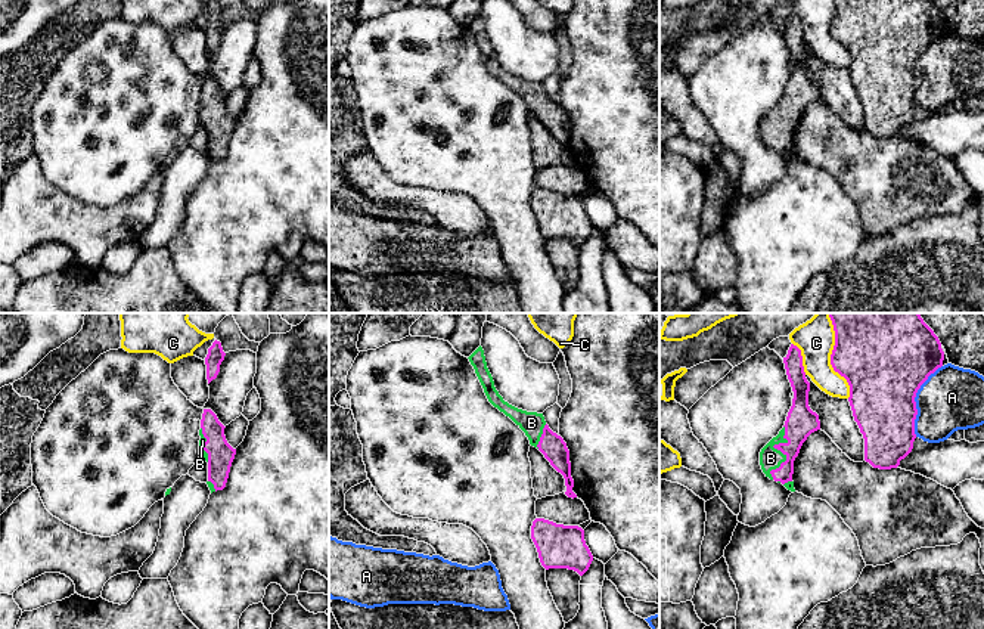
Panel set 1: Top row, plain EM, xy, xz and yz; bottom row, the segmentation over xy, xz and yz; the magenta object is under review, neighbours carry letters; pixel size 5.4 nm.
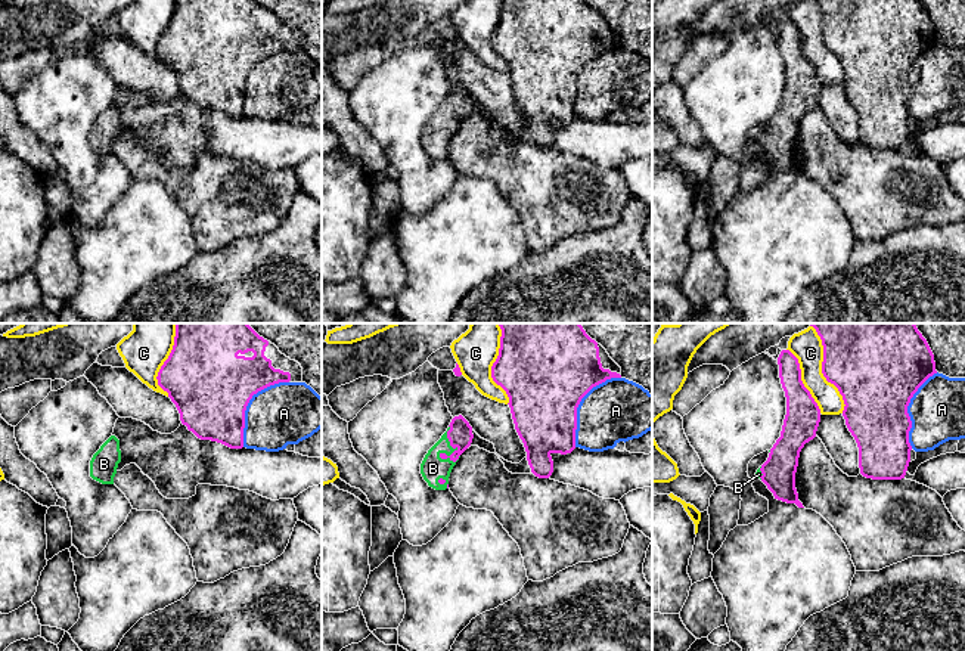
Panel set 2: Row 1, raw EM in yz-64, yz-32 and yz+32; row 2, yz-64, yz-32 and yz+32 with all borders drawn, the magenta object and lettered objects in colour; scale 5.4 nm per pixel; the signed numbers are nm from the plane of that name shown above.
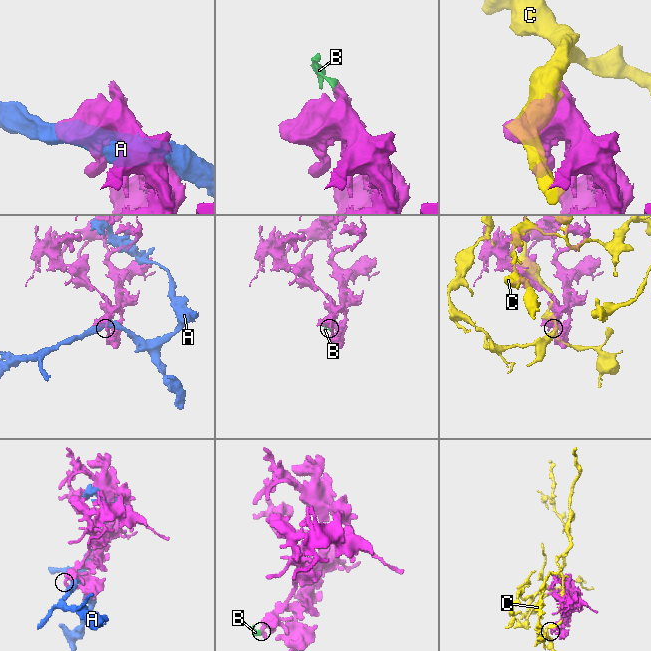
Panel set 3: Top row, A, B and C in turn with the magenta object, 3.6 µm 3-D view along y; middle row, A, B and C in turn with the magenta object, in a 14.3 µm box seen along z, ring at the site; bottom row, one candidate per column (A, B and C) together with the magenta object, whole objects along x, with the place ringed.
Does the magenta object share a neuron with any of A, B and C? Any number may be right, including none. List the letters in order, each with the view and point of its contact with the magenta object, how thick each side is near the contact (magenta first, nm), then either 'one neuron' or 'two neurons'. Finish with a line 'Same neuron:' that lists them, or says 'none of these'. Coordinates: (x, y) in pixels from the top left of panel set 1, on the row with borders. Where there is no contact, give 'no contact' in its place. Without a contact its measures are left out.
A: contact yz (913, 400); calibres 440 and 340 nm; two neurons
B: contact yz (778, 449); calibres 170 and 120 nm; one neuron
C: contact yz (831, 356); calibres 460 and 200 nm; two neurons
Same neuron: B

